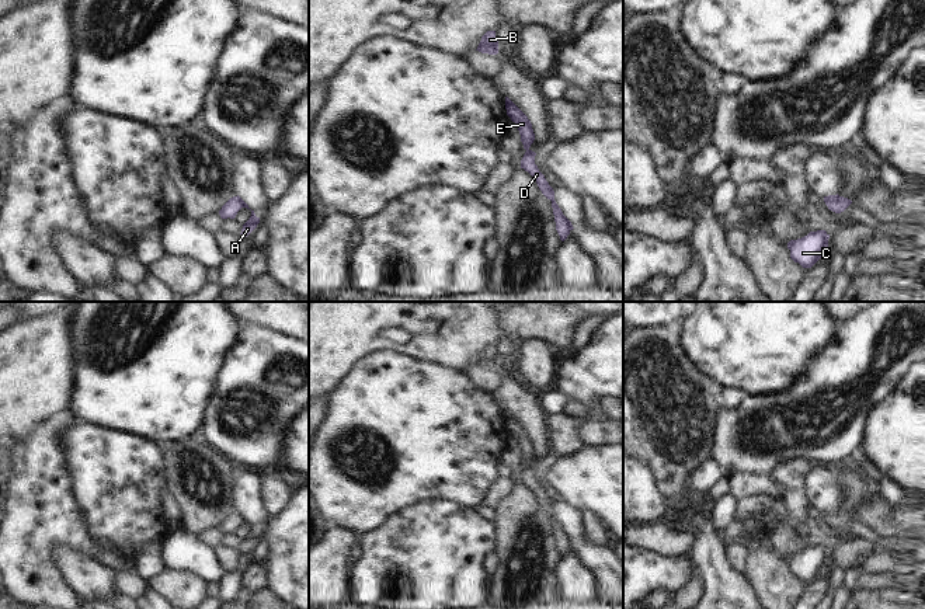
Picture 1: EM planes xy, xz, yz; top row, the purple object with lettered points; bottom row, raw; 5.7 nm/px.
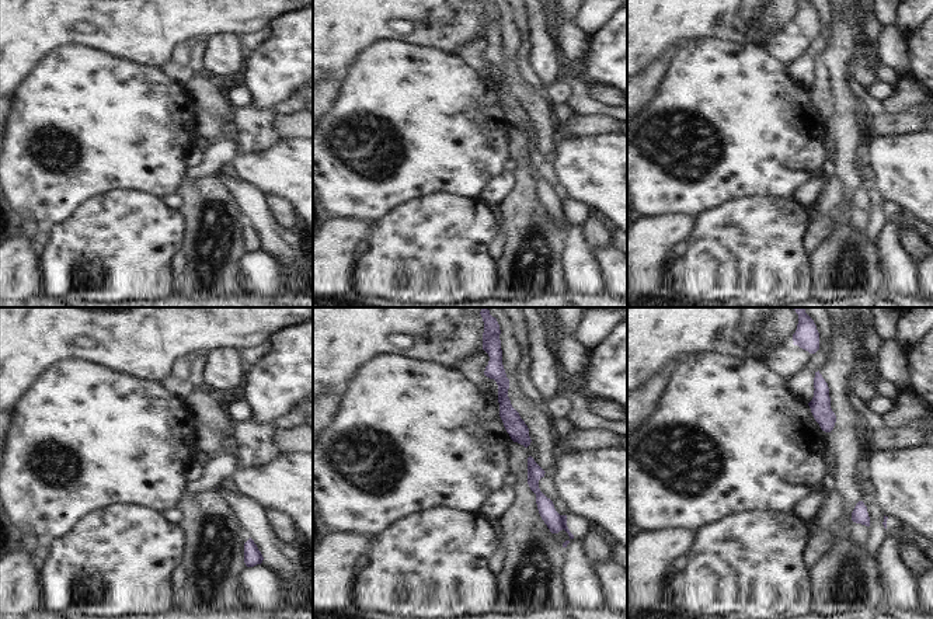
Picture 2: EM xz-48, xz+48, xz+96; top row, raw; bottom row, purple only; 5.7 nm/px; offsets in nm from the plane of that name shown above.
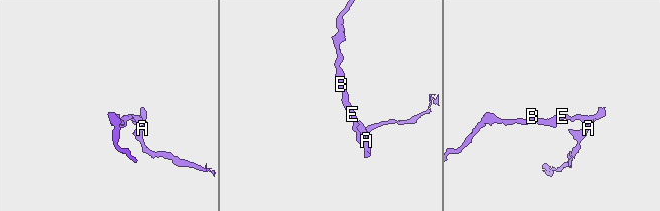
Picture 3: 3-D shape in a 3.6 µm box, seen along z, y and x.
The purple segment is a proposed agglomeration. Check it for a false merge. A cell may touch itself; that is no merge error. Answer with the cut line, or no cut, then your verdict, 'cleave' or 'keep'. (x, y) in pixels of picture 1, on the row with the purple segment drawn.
xy (237, 195), (244, 206) | cleave

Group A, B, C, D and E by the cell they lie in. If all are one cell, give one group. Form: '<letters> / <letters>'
A C / B D E

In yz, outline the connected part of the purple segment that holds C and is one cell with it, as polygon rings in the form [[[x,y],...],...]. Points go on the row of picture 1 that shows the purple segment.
[[[825,230],[810,232],[807,236],[790,240],[790,258],[803,268],[811,268],[828,251],[830,234]]]

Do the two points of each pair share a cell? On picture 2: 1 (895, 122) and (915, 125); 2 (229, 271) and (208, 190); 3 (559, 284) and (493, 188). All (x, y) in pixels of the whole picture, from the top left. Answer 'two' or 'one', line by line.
1: one
2: one
3: two

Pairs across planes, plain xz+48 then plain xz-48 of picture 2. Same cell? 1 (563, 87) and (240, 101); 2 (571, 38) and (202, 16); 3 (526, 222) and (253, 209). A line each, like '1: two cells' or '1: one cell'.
1: one cell
2: one cell
3: two cells

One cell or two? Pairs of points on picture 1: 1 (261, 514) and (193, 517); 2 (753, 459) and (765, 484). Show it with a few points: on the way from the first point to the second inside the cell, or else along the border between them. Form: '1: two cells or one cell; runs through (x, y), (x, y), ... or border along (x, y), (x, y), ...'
1: two cells; border along (233, 476), (233, 503), (237, 508)
2: two cells; border along (733, 469), (757, 469), (769, 473)

